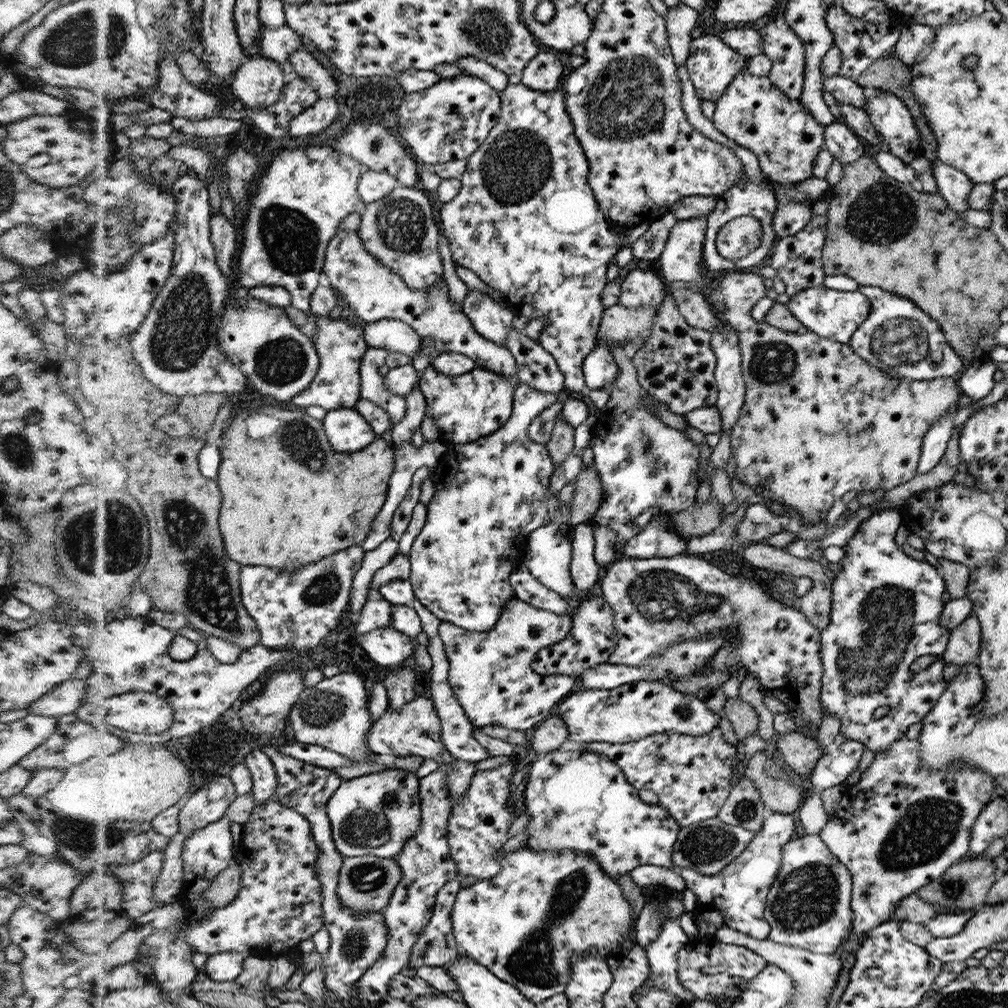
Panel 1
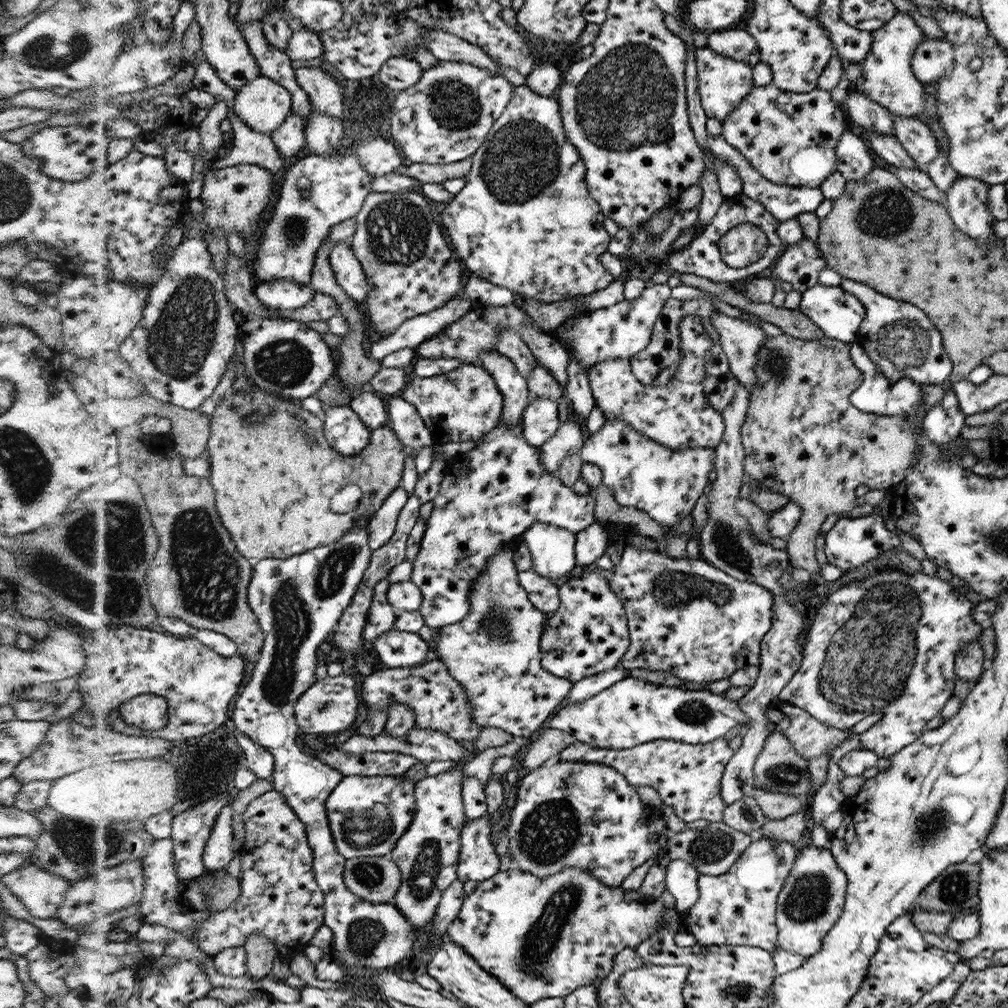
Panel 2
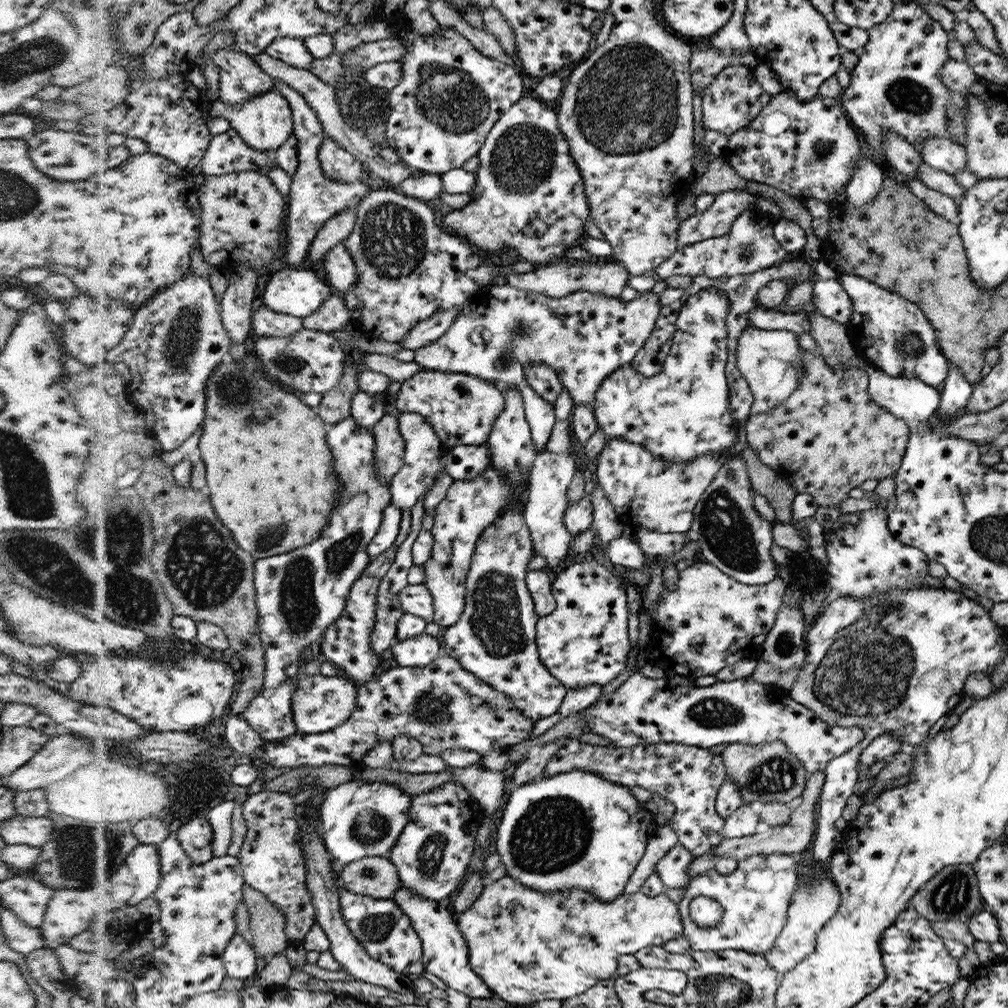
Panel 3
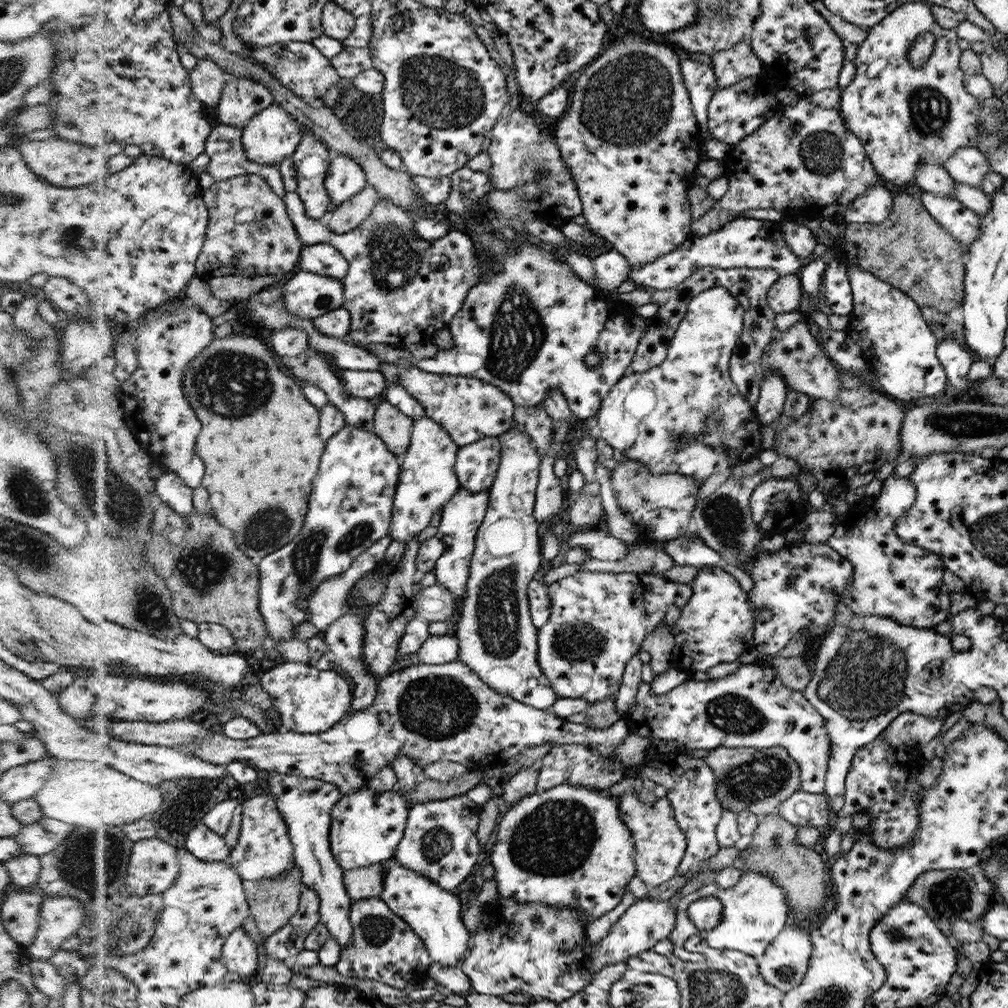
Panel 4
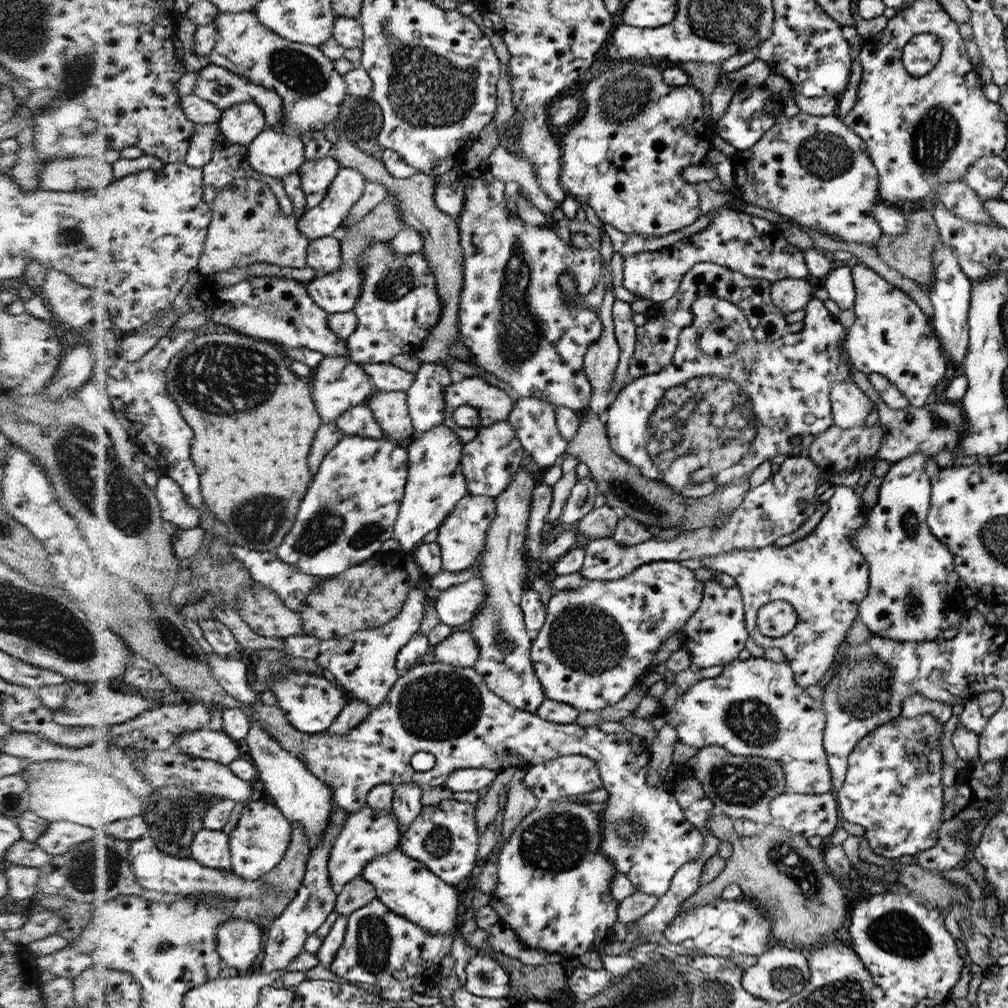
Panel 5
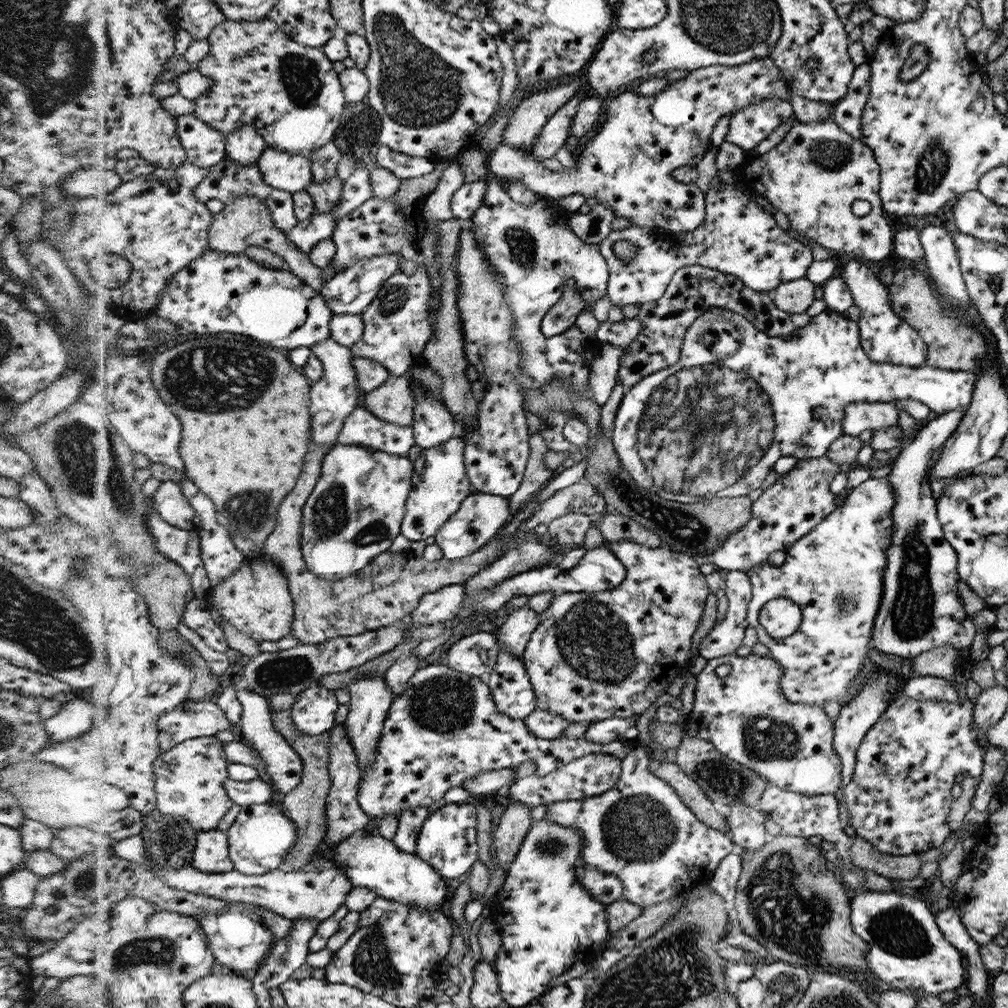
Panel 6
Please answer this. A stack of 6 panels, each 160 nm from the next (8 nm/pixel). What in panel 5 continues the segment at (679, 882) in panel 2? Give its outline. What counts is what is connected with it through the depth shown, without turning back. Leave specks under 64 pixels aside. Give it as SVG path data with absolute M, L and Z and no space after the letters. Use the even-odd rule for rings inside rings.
M422 663L420 665L414 665L410 667L405 673L400 674L399 678L395 682L395 686L391 690L391 694L387 697L387 700L380 705L380 708L375 708L369 715L352 730L349 730L345 734L330 734L329 732L316 733L310 735L309 739L305 742L305 752L300 755L300 758L311 768L311 771L319 776L324 782L330 786L336 788L336 802L340 803L340 806L344 806L344 809L348 812L360 811L364 807L368 806L367 798L369 793L375 786L380 784L393 784L394 787L401 784L411 784L415 782L422 790L428 790L429 788L435 788L435 786L443 786L449 780L449 776L455 770L462 770L463 768L487 768L497 770L498 772L506 770L506 768L512 768L512 766L529 768L536 764L542 764L553 758L559 756L568 756L569 754L586 755L588 758L595 760L603 780L603 787L608 791L608 800L602 806L602 825L604 842L603 842L603 854L610 858L612 863L616 864L616 871L624 874L632 883L638 892L645 892L646 894L655 894L662 897L663 894L668 892L671 888L672 879L675 878L676 873L682 869L682 866L688 862L698 861L698 858L703 854L704 849L704 836L702 832L694 826L691 822L688 822L686 815L683 813L683 808L679 805L675 792L670 790L669 784L660 786L650 786L646 781L646 774L648 774L648 768L646 764L650 760L650 754L646 754L647 742L643 740L637 734L630 731L618 734L607 734L599 727L582 727L577 723L572 724L556 724L555 722L548 722L543 718L540 718L535 712L526 712L520 710L506 702L500 695L497 695L495 691L492 691L485 682L483 675L479 673L474 667L462 668L458 666L450 666L444 663ZM416 752L430 752L436 757L435 766L424 772L416 771L412 765L410 765L410 758L416 754Z

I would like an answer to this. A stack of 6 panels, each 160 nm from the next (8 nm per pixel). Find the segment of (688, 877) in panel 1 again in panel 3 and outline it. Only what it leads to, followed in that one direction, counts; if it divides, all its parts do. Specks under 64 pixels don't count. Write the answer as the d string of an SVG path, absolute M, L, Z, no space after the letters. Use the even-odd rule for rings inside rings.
M755 854L738 862L734 873L722 875L712 870L692 879L682 900L677 904L683 936L690 941L690 950L732 949L768 954L787 924L789 906L800 878L797 861L795 854ZM698 896L713 898L722 905L724 914L718 926L700 926L691 917L691 901Z

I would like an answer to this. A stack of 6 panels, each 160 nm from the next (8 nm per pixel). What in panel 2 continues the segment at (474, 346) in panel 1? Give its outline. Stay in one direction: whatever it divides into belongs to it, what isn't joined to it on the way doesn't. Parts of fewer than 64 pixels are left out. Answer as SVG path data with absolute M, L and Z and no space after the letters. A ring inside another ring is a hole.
M339 242L335 245L331 252L331 263L347 295L359 303L367 301L370 290L367 287L366 271L356 258L350 242ZM500 352L488 353L480 359L480 367L495 378L500 392L503 392L503 414L499 424L517 426L523 422L522 413L529 405L526 379L518 372L512 360Z

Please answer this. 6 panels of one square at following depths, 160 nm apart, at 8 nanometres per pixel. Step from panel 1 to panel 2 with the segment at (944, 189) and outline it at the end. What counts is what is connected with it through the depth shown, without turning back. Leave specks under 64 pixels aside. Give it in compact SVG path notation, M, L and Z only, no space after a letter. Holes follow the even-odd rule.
M961 176L946 192L946 209L954 224L975 238L981 246L995 246L997 234L993 229L995 216L988 207L991 185L977 178Z

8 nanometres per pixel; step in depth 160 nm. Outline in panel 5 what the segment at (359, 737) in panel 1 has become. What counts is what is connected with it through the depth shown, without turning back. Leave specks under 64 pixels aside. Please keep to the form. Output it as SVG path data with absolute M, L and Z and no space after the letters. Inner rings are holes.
M291 670L287 676L281 676L270 684L268 690L274 691L280 699L280 706L287 712L290 722L300 731L314 735L328 732L348 703L348 695L339 683L332 684L324 675L314 675Z

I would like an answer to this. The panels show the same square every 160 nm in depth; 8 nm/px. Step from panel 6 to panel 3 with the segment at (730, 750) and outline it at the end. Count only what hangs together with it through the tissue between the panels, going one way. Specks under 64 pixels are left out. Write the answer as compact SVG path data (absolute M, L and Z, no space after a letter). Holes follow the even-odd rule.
M636 672L633 675L630 675L629 678L622 684L614 693L602 697L592 704L590 707L578 712L579 715L584 711L584 718L586 718L585 726L588 726L590 732L596 733L600 736L604 736L611 742L612 747L631 747L641 744L654 744L656 742L675 742L678 744L692 745L697 747L710 748L717 744L727 743L744 743L744 744L764 744L765 742L774 742L776 740L781 740L787 745L787 749L791 751L792 754L796 755L796 758L799 759L803 766L807 769L807 774L813 774L814 772L821 772L827 768L827 765L833 758L839 757L841 754L847 753L850 749L855 748L855 746L865 737L865 734L857 726L850 727L840 727L832 726L826 721L821 719L819 715L815 713L812 709L804 706L804 704L796 702L796 699L793 699L788 692L784 692L778 688L775 688L769 684L763 684L754 680L752 675L749 675L745 678L740 678L732 680L729 682L726 681L716 681L710 686L697 687L694 685L671 685L668 679L656 679L648 678L640 672Z

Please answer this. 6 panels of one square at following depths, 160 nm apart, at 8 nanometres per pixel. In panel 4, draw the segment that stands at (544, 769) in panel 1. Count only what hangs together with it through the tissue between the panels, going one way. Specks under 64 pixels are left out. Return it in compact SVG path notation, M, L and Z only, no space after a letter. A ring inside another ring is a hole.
M573 784L537 791L508 807L497 826L485 861L496 871L494 879L502 898L513 898L519 904L551 904L575 908L585 916L586 926L604 917L620 904L628 882L636 877L636 840L620 812L620 798L605 790L594 790Z

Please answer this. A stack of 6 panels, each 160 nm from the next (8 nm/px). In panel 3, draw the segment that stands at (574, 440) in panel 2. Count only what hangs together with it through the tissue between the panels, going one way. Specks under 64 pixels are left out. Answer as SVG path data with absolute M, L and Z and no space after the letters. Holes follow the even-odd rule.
M544 449L539 451L534 468L530 471L525 521L531 530L537 554L546 558L545 568L548 566L553 568L562 564L574 537L571 532L568 532L564 520L565 510L570 501L567 497L567 490L575 475L574 472L578 470L574 457L576 456L572 451L558 455Z

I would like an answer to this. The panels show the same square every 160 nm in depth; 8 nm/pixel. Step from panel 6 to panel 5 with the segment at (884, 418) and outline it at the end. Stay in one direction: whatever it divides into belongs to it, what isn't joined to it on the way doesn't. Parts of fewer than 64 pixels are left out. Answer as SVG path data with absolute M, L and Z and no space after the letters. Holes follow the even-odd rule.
M830 383L833 422L840 428L854 428L865 422L873 402L854 383Z

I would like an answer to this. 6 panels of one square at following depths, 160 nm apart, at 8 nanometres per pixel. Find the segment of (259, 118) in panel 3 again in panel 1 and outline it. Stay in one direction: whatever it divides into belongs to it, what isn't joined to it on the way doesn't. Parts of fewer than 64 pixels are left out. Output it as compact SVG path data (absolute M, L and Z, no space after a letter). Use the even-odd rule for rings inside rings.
M268 56L251 57L250 62L238 69L231 91L244 106L264 110L279 104L287 86L282 65Z

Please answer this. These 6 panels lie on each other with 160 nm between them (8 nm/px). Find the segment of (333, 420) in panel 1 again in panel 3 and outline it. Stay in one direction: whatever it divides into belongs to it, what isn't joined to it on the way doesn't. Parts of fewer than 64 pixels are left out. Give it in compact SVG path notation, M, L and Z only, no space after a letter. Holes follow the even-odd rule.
M349 416L340 424L330 426L328 440L336 459L336 473L339 480L343 482L343 489L331 514L331 525L328 525L325 531L309 545L257 561L256 586L259 590L257 602L262 614L263 643L267 647L267 677L262 694L244 712L244 717L256 730L260 731L266 741L270 742L283 741L299 733L293 704L297 689L295 682L304 668L302 663L306 658L304 654L308 648L311 648L311 644L323 640L328 627L344 614L347 607L347 594L354 588L363 570L371 564L371 557L367 553L368 545L379 532L384 512L391 505L389 486L379 479L374 468L376 451L374 432L368 427L360 426L354 418Z

